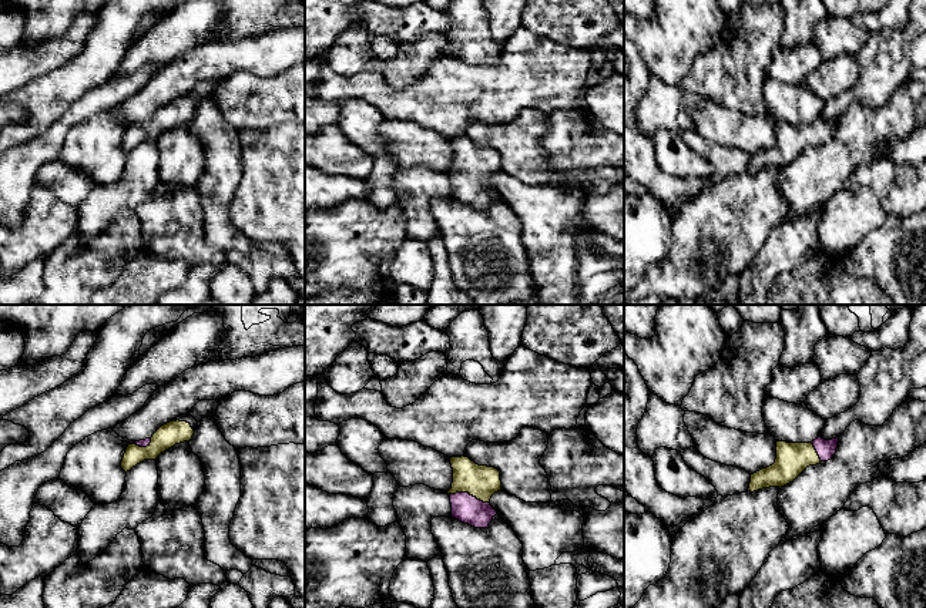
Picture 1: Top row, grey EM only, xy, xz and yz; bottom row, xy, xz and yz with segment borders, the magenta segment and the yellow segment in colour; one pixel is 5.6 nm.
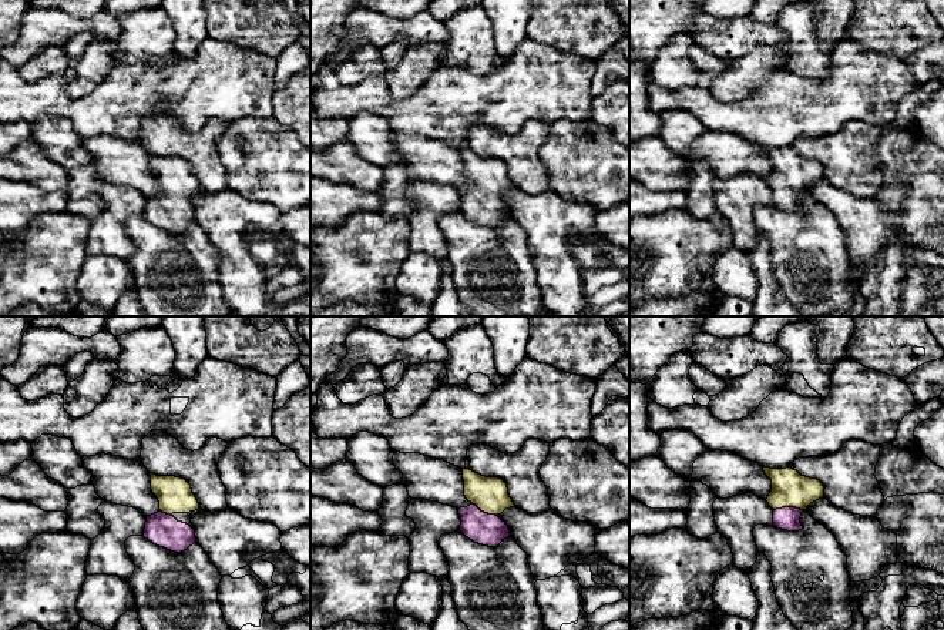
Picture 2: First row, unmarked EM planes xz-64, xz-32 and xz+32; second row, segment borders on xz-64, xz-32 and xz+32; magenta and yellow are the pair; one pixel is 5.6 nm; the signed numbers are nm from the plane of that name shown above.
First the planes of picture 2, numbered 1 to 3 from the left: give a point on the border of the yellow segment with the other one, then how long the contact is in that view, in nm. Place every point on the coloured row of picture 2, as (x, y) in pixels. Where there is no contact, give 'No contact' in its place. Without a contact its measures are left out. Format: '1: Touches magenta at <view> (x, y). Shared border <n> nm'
1: Touches magenta at xz-64 (165, 513). Shared border 70 nm
2: Touches magenta at xz-32 (483, 512). Shared border 140 nm
3: Touches magenta at xz+32 (788, 508). Shared border 170 nm

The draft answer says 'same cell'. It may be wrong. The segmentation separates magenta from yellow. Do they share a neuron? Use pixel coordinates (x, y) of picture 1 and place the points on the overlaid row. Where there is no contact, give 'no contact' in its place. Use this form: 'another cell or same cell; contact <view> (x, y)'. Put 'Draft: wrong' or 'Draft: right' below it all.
same cell; contact xz (467, 493)
Draft: right

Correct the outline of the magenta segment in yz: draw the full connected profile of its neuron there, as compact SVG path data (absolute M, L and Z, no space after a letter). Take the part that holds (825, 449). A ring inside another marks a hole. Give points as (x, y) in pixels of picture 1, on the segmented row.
M818 437L812 443L776 441L775 463L751 474L748 491L781 488L792 483L806 467L831 460L836 453L838 441L839 437L832 440Z

